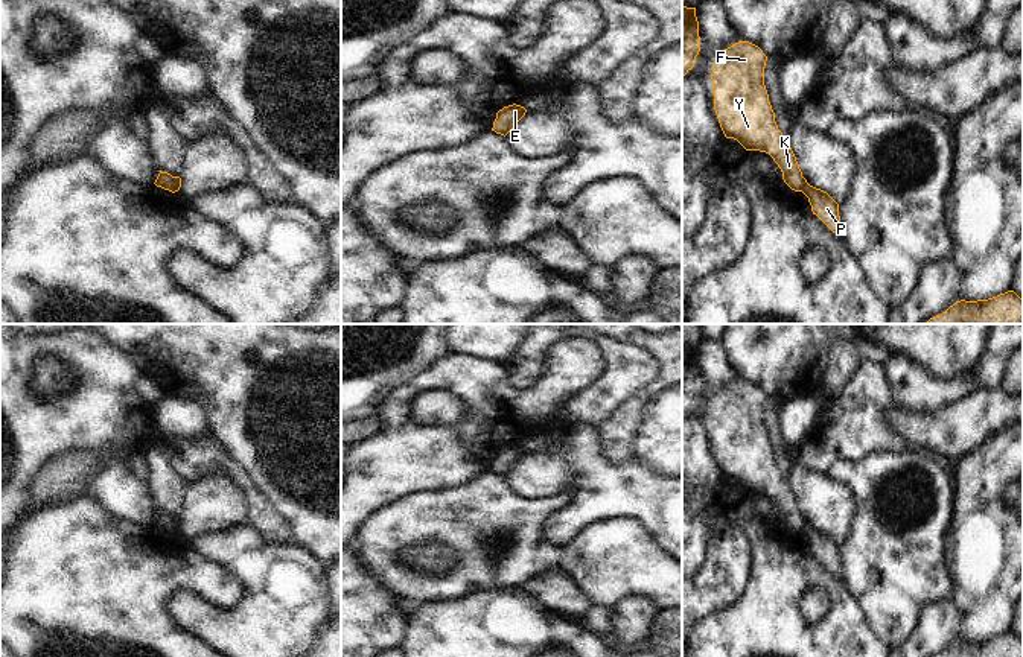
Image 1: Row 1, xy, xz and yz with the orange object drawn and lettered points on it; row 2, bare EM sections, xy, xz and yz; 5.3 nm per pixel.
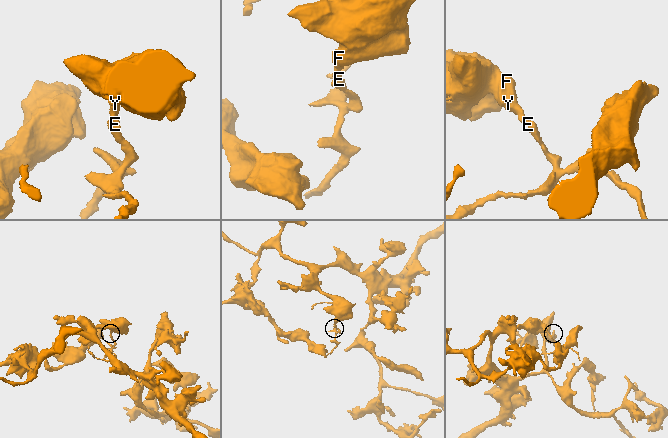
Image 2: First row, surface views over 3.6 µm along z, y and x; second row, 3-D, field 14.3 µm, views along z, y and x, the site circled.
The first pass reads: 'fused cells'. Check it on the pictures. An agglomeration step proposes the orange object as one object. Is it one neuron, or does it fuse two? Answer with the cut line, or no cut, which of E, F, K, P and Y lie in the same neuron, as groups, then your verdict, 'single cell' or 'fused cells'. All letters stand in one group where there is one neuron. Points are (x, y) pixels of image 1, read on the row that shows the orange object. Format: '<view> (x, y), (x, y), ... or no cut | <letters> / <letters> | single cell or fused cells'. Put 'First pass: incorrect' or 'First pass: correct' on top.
First pass: correct
yz (807, 183), (803, 192) | E P / F K Y | fused cells

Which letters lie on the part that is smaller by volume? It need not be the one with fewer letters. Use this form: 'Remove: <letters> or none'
Remove: E, P

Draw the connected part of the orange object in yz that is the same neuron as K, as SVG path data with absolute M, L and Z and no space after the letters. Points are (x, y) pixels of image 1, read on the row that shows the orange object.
M749 41L725 49L711 73L714 110L726 138L737 140L746 151L769 154L781 169L784 182L795 192L804 192L808 182L790 143L778 129L769 102L766 61L763 50Z

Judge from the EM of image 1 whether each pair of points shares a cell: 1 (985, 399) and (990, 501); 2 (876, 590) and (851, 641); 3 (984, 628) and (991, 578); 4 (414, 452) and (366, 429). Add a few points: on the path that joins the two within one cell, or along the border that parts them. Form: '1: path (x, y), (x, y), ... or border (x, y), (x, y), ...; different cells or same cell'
1: border (1007, 422), (993, 428), (959, 457); different cells
2: border (845, 584), (865, 622), (880, 641); different cells
3: path (987, 616), (988, 590); same cell
4: border (379, 414), (384, 428), (356, 444); different cells

